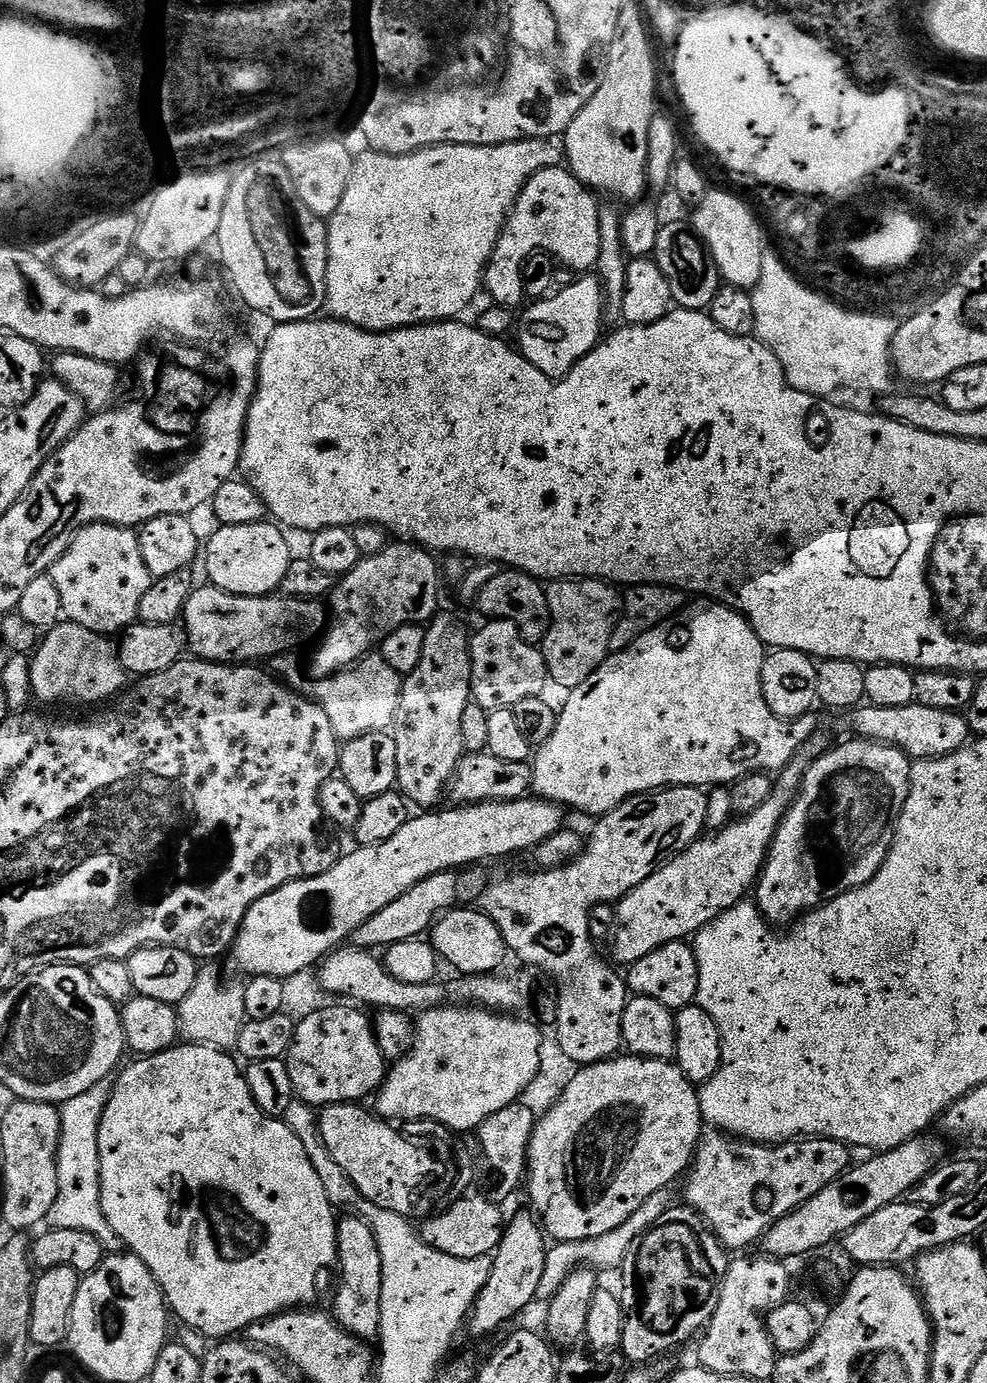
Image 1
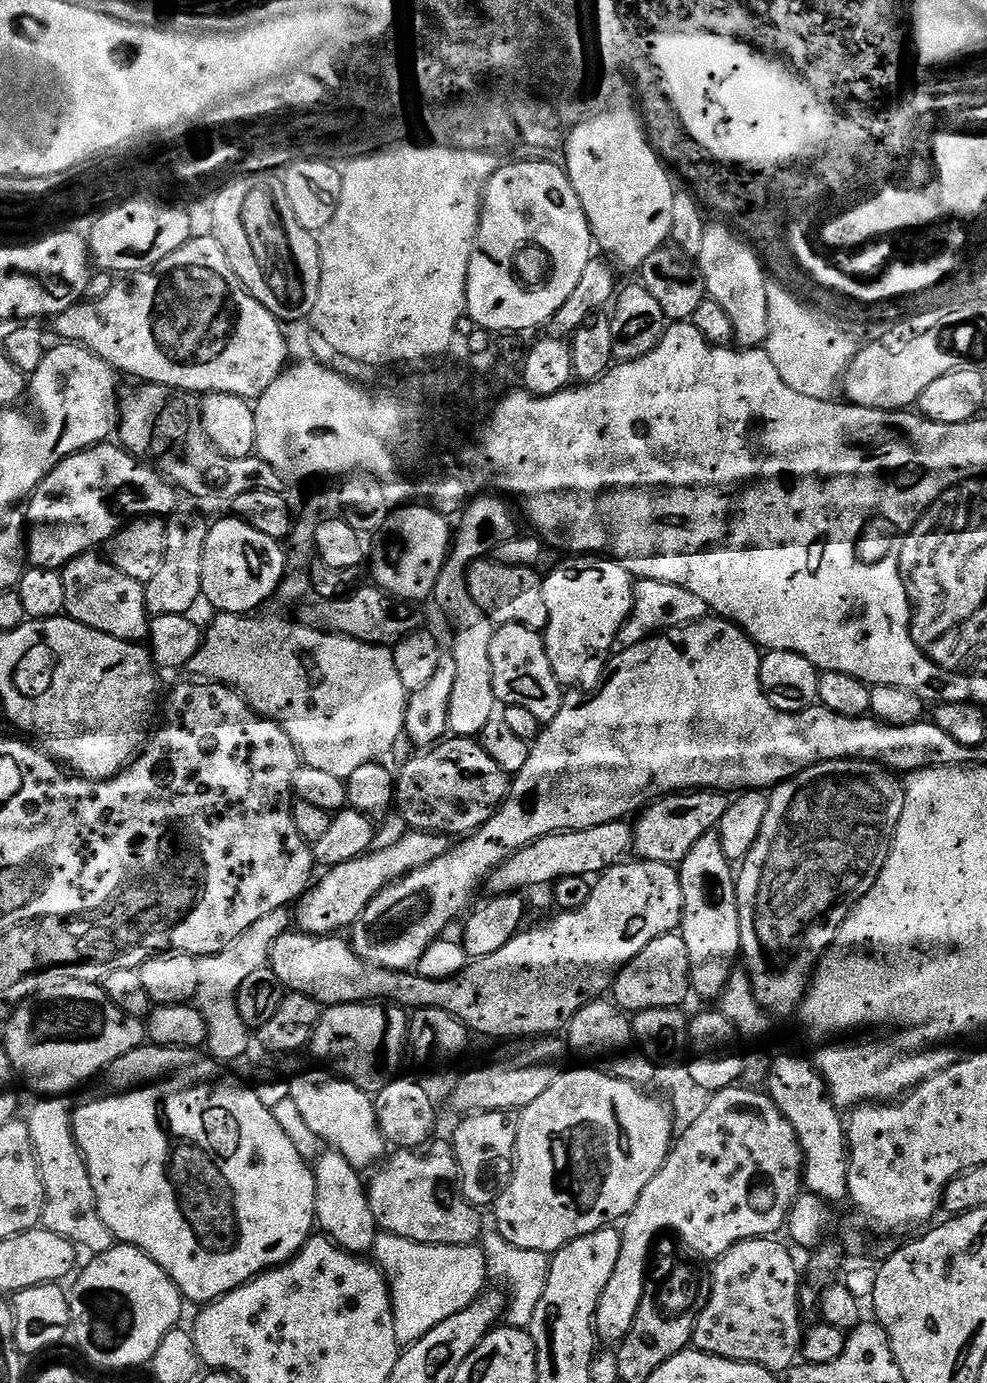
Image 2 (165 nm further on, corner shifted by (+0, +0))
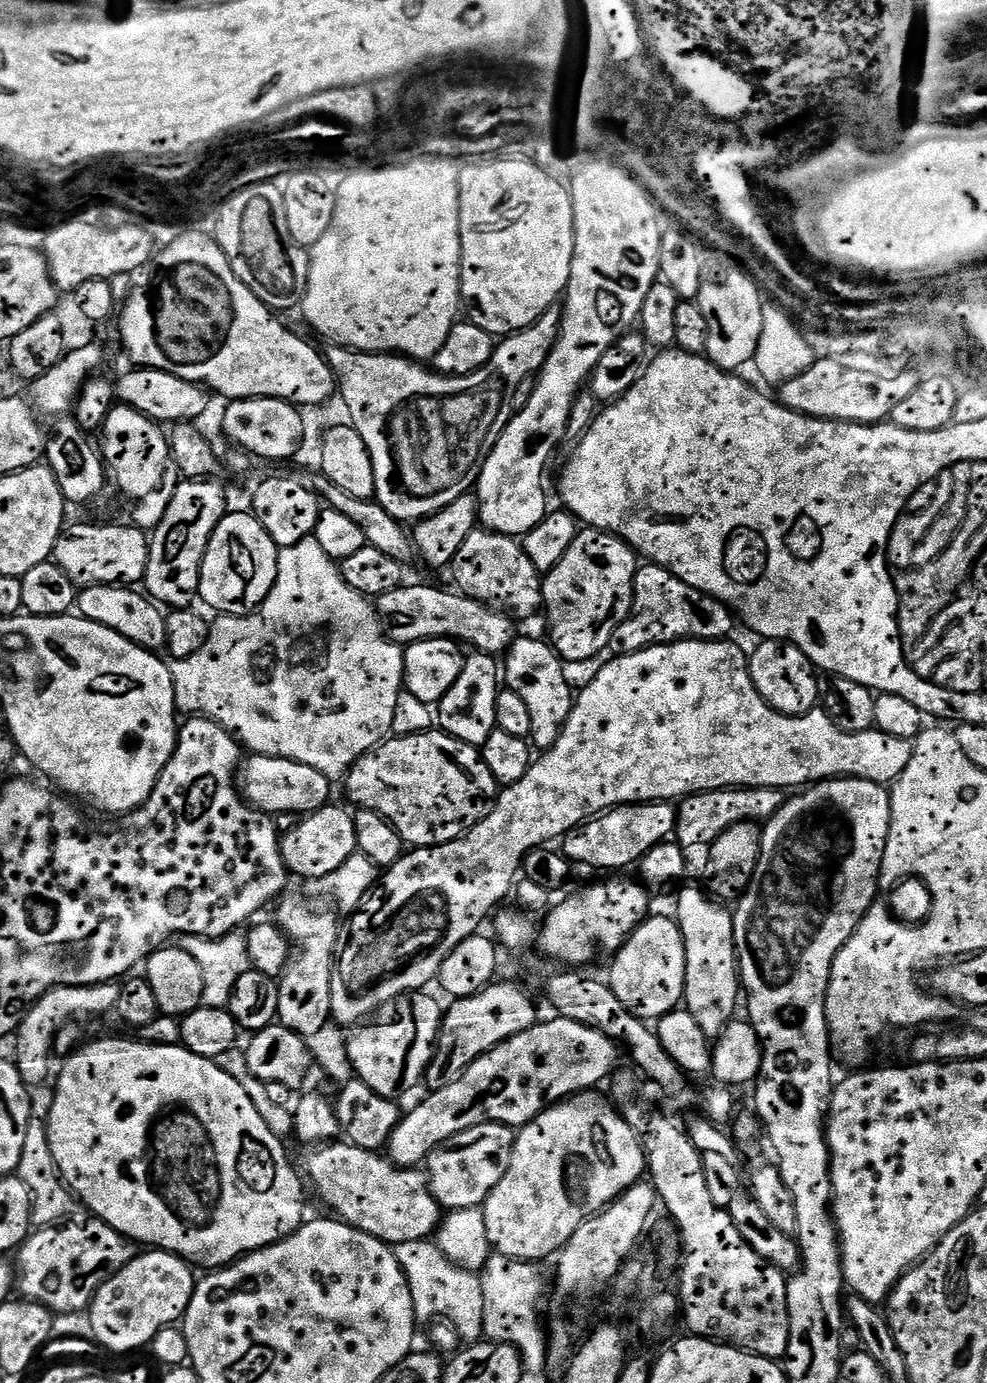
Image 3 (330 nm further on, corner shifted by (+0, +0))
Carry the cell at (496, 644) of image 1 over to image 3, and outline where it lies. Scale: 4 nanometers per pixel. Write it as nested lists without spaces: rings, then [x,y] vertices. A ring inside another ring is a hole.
[[[521,635],[512,641],[502,660],[502,680],[507,691],[518,694],[530,709],[531,743],[537,749],[547,750],[558,742],[558,734],[566,726],[566,718],[572,709],[574,688],[568,685],[564,673],[565,661],[561,660],[547,639],[535,640],[532,636]]]

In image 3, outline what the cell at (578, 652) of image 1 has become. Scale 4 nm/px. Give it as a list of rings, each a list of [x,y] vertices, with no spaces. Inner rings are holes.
[[[585,527],[577,531],[574,542],[570,542],[570,550],[562,554],[562,562],[551,568],[542,580],[544,586],[542,612],[543,615],[548,615],[547,635],[561,660],[565,662],[592,660],[603,648],[607,649],[611,645],[614,630],[618,630],[618,626],[632,612],[637,567],[637,554],[626,541],[618,539],[610,532],[600,532],[596,528]]]

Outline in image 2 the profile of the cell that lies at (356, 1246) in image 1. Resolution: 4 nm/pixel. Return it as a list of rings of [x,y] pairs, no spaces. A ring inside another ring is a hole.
[[[331,1150],[321,1151],[314,1161],[316,1189],[314,1190],[314,1210],[319,1231],[333,1240],[339,1248],[353,1252],[356,1256],[371,1253],[376,1247],[378,1225],[374,1210],[370,1210],[366,1180],[342,1154]]]

